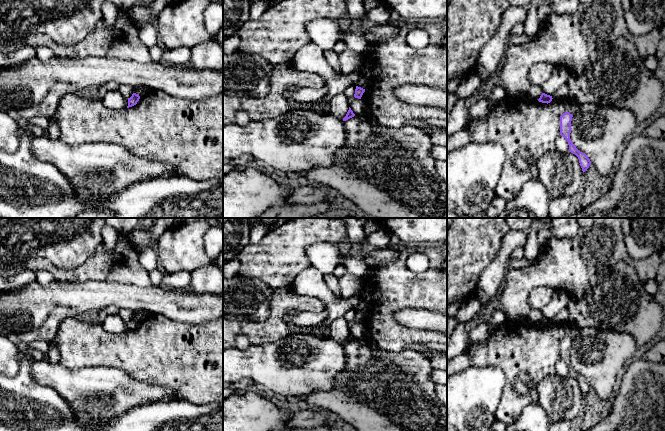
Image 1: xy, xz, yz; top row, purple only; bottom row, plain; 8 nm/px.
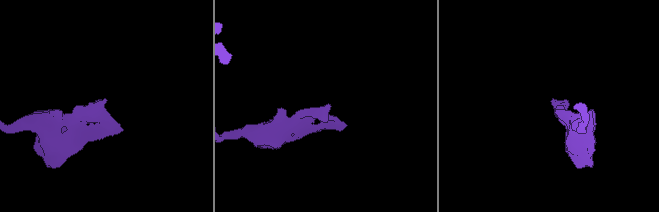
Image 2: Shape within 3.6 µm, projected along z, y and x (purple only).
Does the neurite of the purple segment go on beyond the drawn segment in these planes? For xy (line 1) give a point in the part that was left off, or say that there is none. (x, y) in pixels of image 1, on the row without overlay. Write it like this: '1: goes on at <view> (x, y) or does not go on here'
1: does not go on here

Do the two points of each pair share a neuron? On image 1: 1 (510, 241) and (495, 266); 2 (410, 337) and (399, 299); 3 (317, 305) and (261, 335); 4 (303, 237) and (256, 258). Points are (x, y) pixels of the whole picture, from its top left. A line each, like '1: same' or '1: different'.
1: same
2: same
3: same
4: same

